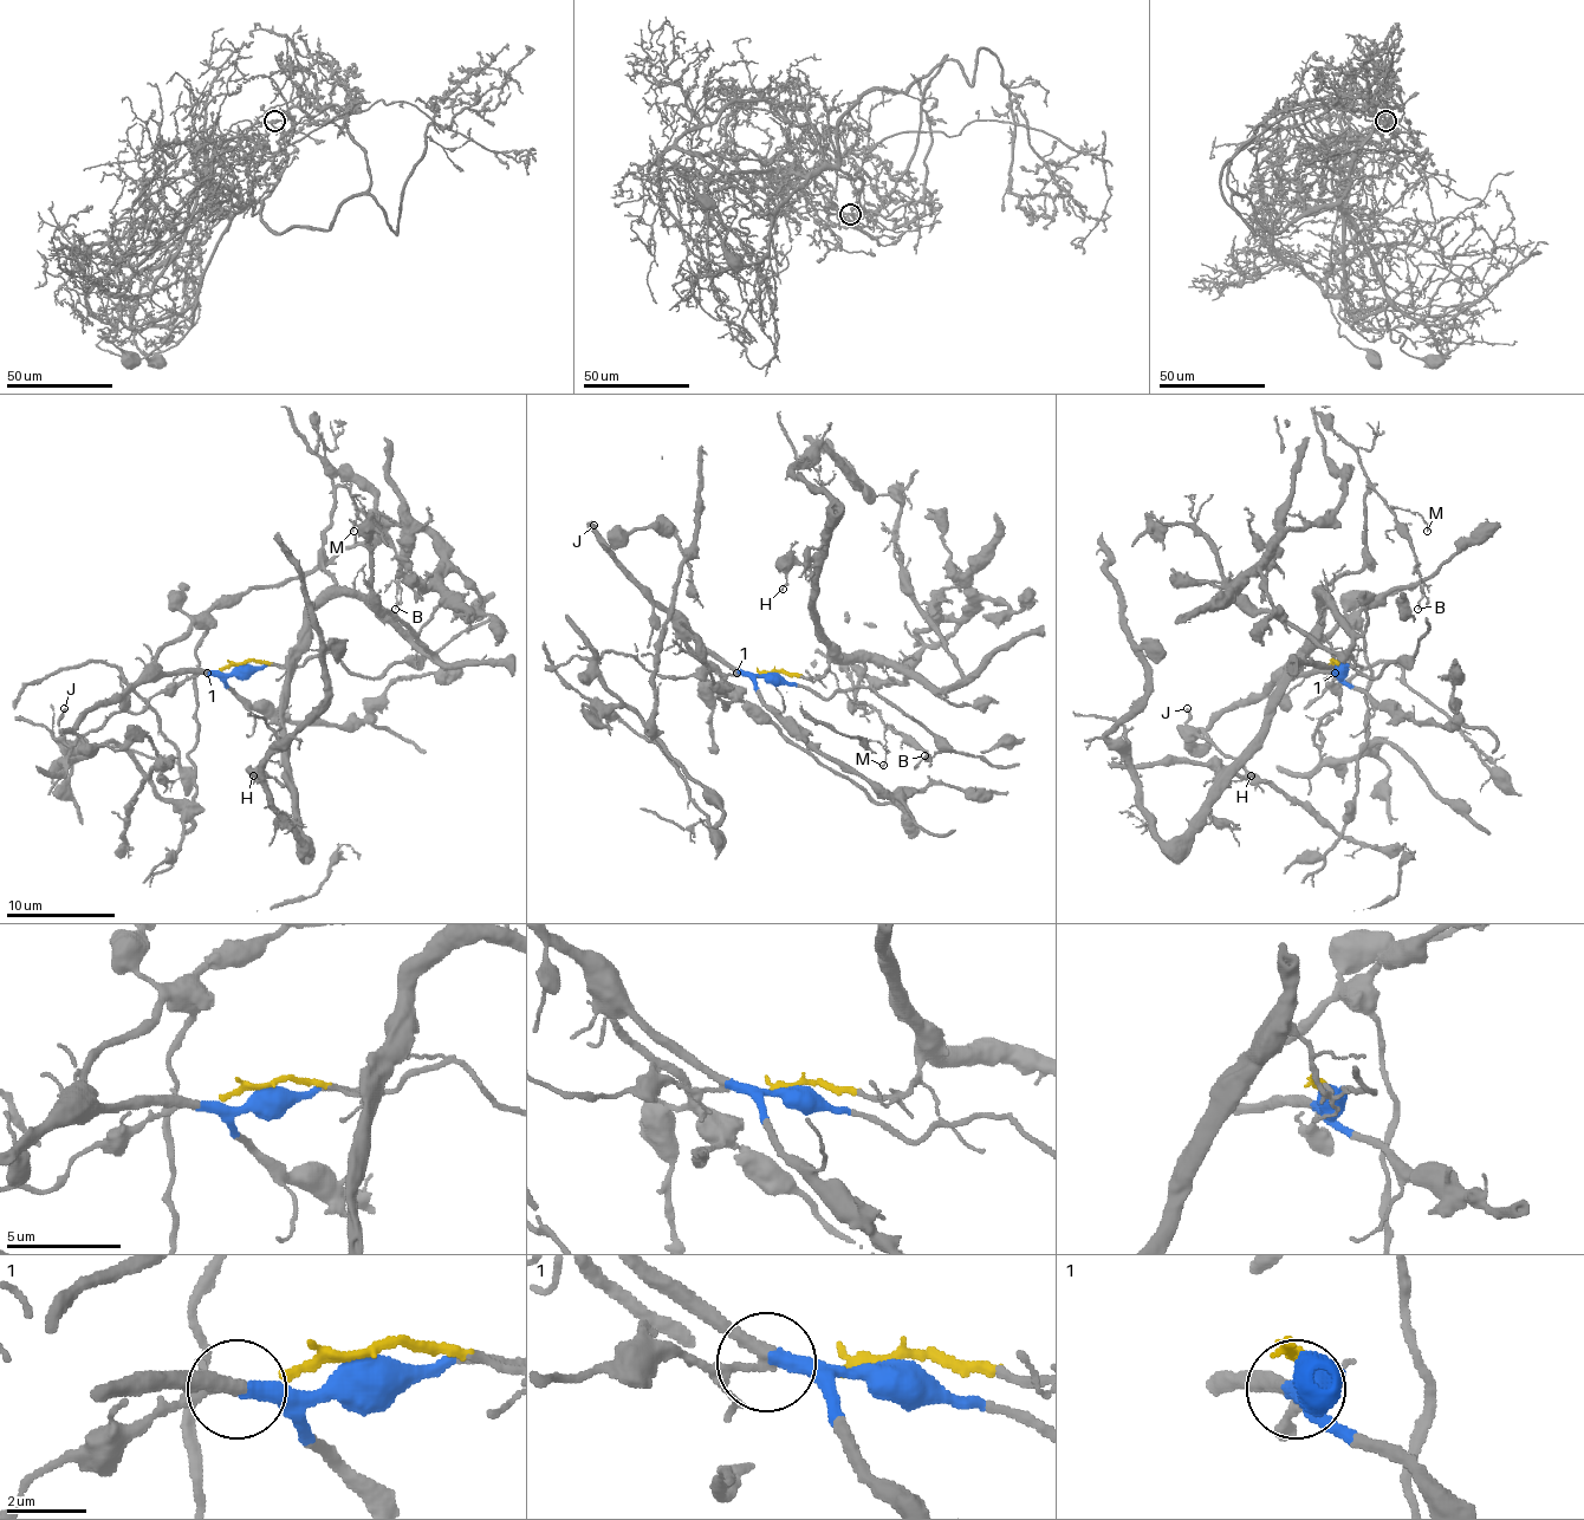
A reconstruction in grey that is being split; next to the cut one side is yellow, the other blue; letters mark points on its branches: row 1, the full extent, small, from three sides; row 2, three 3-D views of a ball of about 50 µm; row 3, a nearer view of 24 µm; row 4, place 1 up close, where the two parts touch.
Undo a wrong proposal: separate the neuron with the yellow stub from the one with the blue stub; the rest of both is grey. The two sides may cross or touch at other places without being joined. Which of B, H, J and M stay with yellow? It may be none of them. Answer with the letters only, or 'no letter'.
B, H, M

